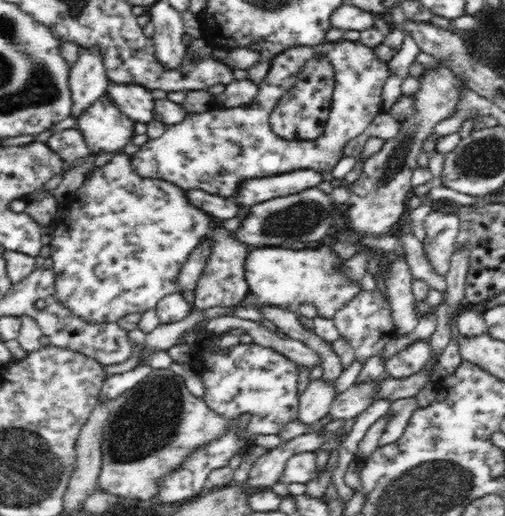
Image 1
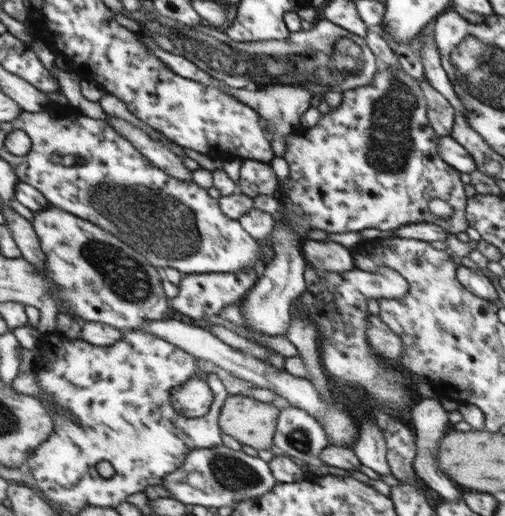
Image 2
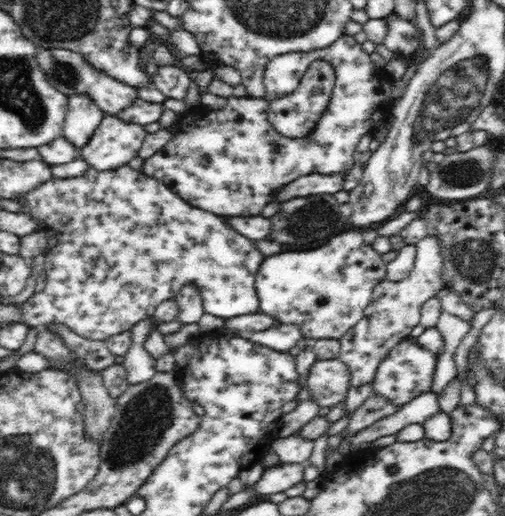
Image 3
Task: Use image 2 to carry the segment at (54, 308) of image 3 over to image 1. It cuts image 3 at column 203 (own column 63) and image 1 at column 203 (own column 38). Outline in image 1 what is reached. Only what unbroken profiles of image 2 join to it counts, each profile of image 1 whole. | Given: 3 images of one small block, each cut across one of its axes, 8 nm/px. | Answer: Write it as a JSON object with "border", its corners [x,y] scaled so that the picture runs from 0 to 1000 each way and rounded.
{"border":[[[244,295],[222,302],[206,322],[186,329],[182,341],[135,384],[129,417],[113,430],[117,438],[105,442],[97,498],[105,508],[101,521],[109,535],[113,583],[178,628],[232,626],[242,612],[279,609],[297,597],[309,597],[315,581],[352,566],[350,545],[358,516],[368,508],[372,492],[410,461],[418,465],[414,498],[424,504],[424,539],[436,543],[444,519],[444,543],[459,543],[459,574],[440,578],[444,562],[436,562],[436,574],[428,574],[428,593],[475,589],[491,574],[491,566],[497,566],[483,535],[485,494],[495,481],[471,467],[455,448],[426,434],[410,411],[380,397],[366,372],[368,368],[327,349],[277,341],[261,322],[259,302]]]}

